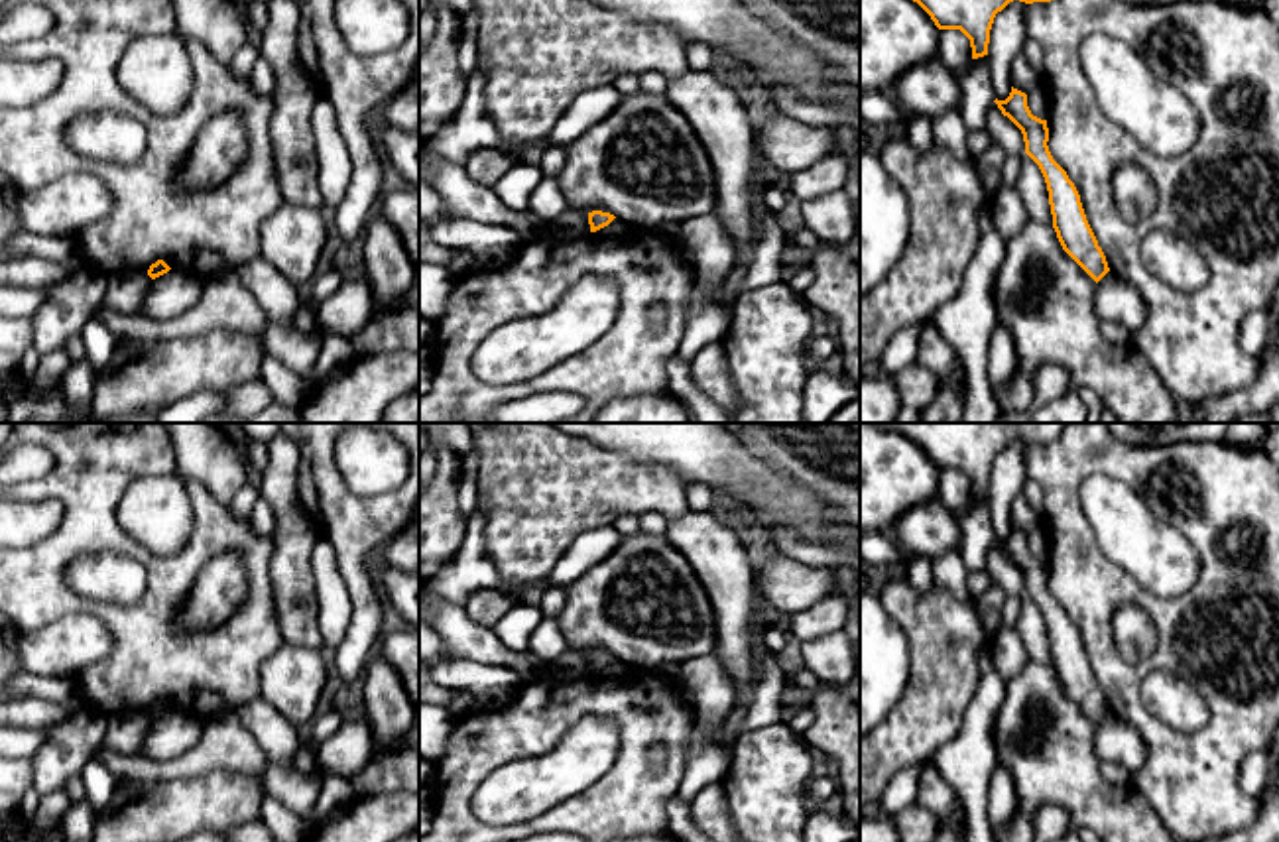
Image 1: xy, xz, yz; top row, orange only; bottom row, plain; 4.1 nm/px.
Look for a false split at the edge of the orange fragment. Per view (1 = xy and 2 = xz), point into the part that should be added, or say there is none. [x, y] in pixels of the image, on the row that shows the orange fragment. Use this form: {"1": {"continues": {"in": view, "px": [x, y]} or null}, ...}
{"1": {"continues": null}, "2": {"continues": null}}

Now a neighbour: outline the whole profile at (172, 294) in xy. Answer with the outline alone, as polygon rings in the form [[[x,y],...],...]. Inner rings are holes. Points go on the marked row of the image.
[[[169,270],[148,285],[142,315],[153,321],[169,321],[189,311],[203,295],[205,279]]]

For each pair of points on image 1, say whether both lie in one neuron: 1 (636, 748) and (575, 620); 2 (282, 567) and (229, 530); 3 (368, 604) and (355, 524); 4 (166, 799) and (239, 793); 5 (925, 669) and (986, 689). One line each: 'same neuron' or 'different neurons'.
1: different neurons
2: different neurons
3: same neuron
4: same neuron
5: different neurons

